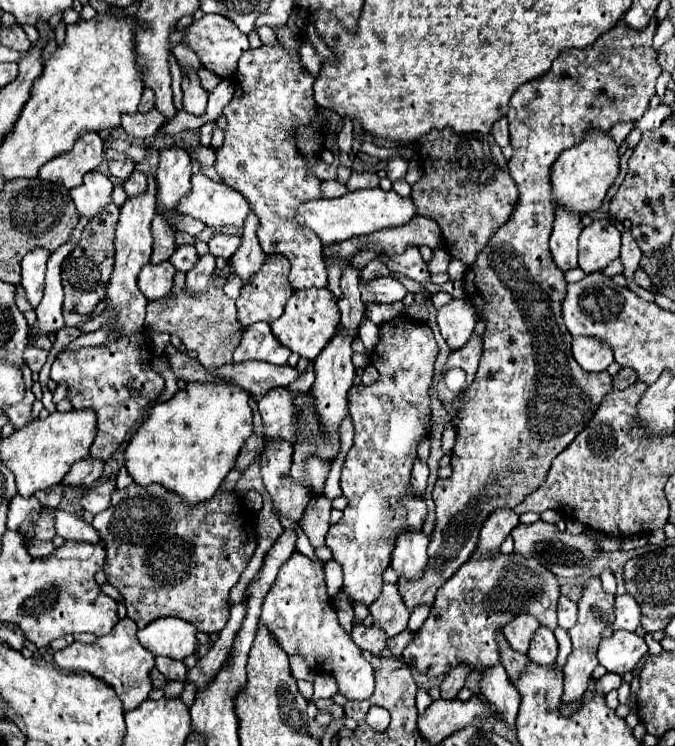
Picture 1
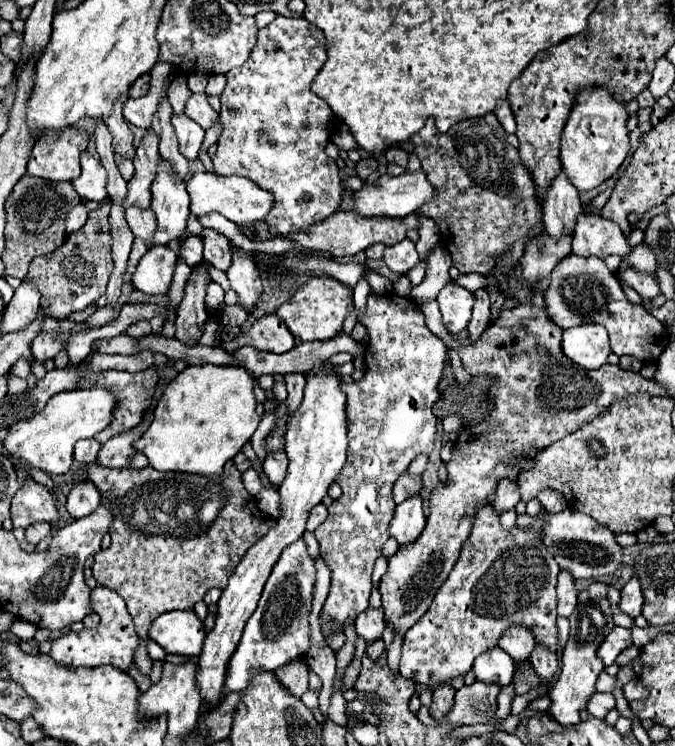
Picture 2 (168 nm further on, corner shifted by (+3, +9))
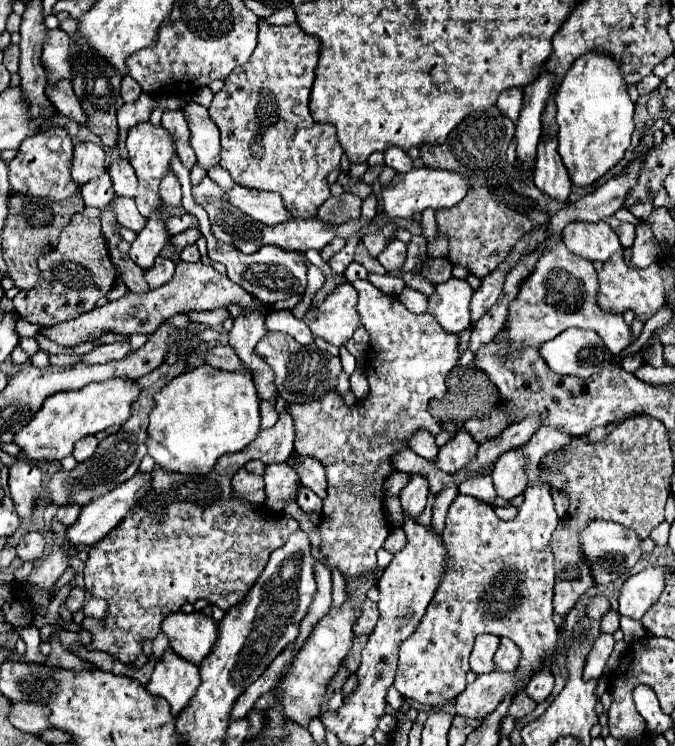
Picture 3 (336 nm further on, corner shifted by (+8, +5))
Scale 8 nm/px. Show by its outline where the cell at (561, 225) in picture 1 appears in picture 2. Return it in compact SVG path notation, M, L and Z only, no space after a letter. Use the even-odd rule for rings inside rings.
M560 172L552 188L544 200L544 226L552 240L560 240L564 236L572 236L576 218L582 214L582 202L578 198L578 190L568 182L568 178Z

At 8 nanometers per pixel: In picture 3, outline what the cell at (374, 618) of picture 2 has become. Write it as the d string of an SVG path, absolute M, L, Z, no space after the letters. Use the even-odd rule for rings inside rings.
M363 600L363 604L359 604L359 620L355 620L353 632L357 636L371 634L373 628L375 628L375 624L377 624L377 618L379 618L377 604L371 602L371 600Z

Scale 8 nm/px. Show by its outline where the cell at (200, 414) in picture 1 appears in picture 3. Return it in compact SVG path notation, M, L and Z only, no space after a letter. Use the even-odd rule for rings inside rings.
M209 364L173 378L155 396L147 448L157 466L181 474L207 474L217 458L239 452L259 434L259 396L249 370L225 372Z

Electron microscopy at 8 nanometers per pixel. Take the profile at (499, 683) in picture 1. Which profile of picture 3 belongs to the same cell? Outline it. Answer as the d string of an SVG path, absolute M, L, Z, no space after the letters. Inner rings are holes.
M479 634L475 638L475 646L471 652L471 670L475 674L487 674L487 672L495 670L493 656L499 648L499 640L501 638L493 636L493 634Z

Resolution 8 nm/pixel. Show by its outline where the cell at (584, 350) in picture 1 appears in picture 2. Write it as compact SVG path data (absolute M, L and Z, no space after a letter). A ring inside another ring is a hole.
M582 324L572 330L564 330L562 350L572 362L588 370L606 364L608 354L612 352L608 334L600 324Z

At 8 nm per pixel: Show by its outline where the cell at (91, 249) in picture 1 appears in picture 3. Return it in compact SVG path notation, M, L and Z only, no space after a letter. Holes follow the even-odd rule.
M85 208L81 214L75 214L71 224L61 232L57 248L43 254L37 262L41 270L37 286L31 290L21 290L13 302L23 320L45 328L93 310L95 302L113 288L117 276L117 270L109 258L107 242L101 234L101 212L97 208Z

